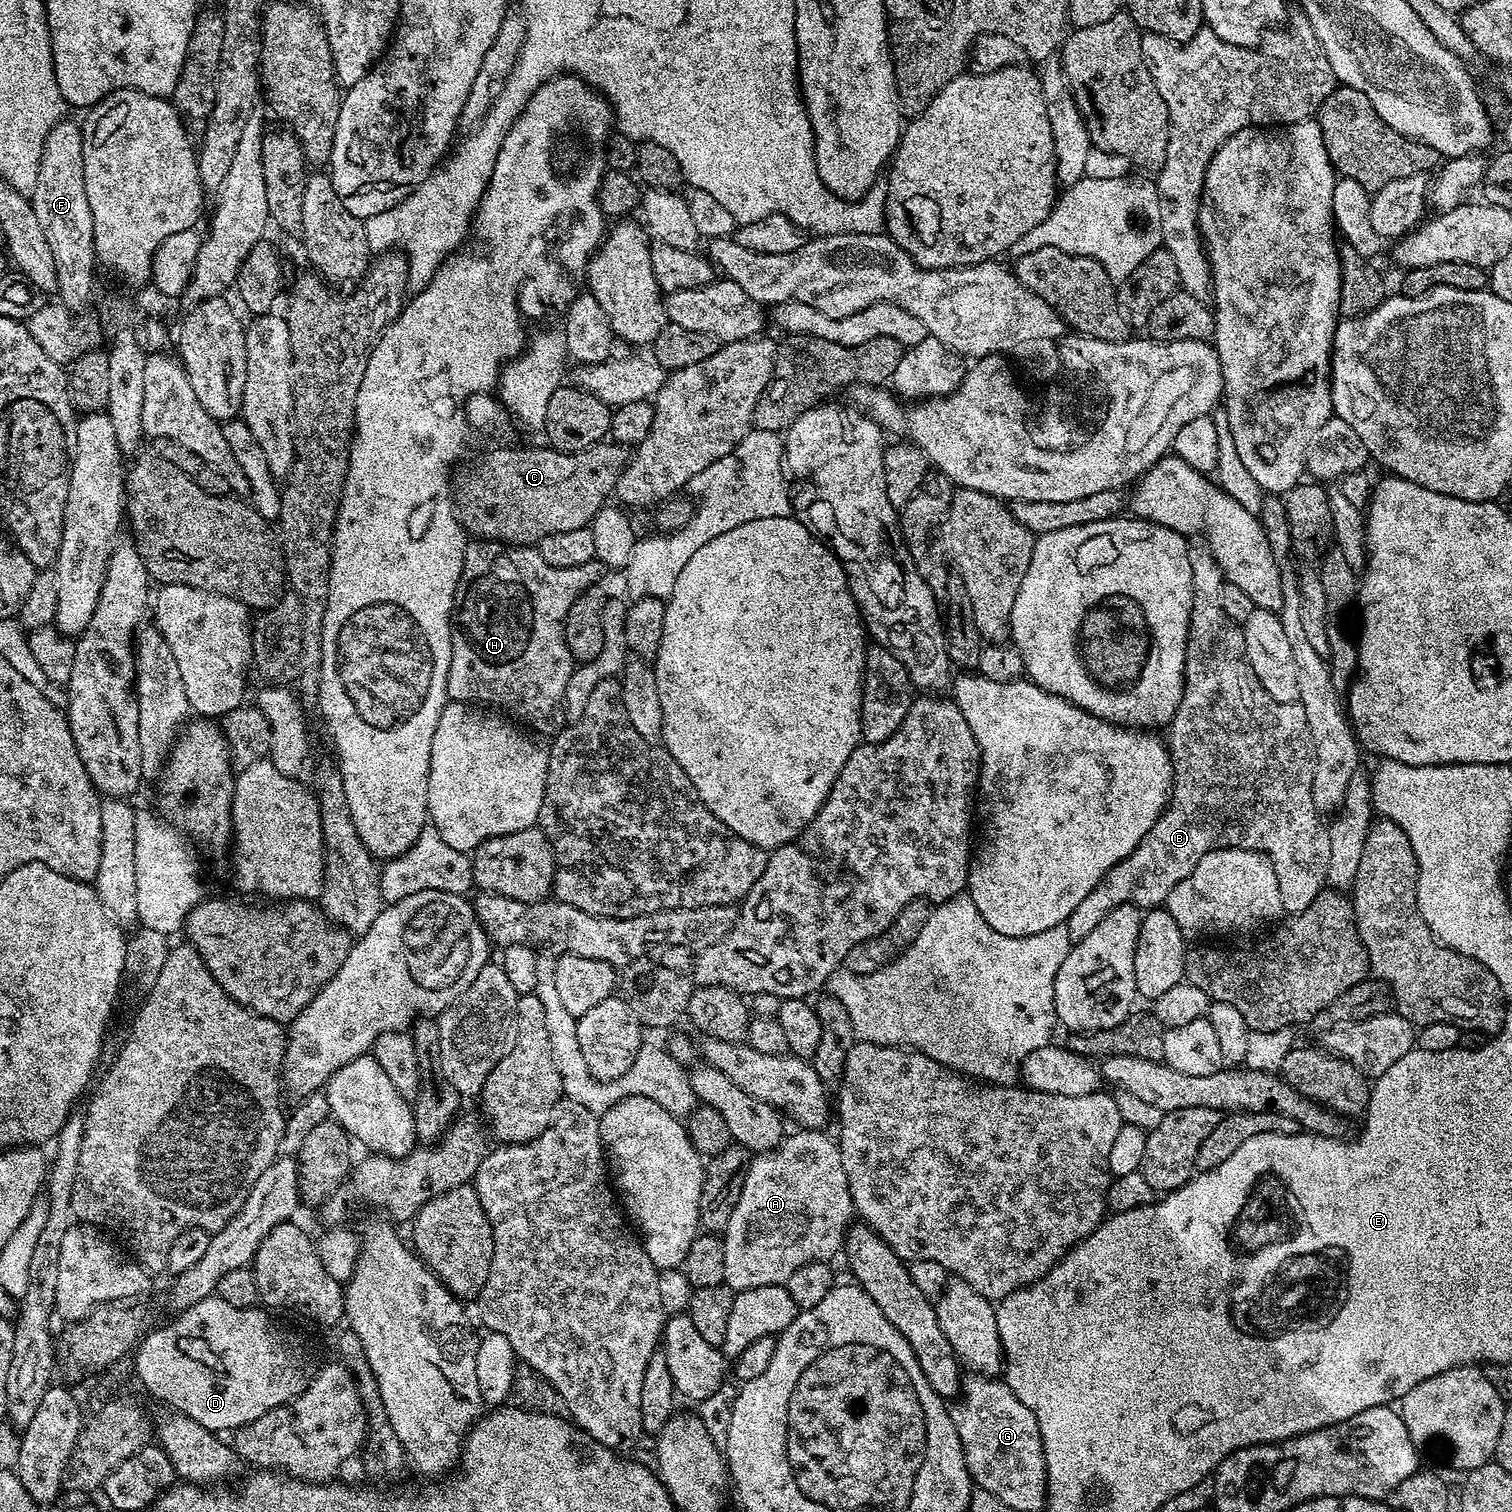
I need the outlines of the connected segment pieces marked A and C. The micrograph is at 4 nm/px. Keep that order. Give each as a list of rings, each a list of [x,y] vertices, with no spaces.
[[[824,1130],[795,1131],[789,1131],[768,1152],[753,1155],[746,1170],[746,1182],[742,1182],[742,1194],[738,1194],[738,1206],[734,1206],[734,1214],[730,1214],[730,1222],[723,1230],[726,1254],[724,1283],[735,1293],[754,1286],[787,1285],[790,1274],[794,1274],[798,1266],[806,1266],[815,1260],[831,1261],[831,1256],[843,1249],[853,1223],[850,1186],[846,1182],[846,1170],[842,1170],[839,1143],[833,1137],[831,1140]]]
[[[601,442],[590,446],[585,452],[559,452],[551,446],[543,447],[492,448],[482,453],[477,460],[465,459],[451,473],[454,503],[469,537],[477,540],[502,540],[513,546],[536,546],[548,534],[589,527],[594,514],[605,507],[607,500],[604,499],[615,493],[616,483],[630,455],[625,445],[615,442]]]

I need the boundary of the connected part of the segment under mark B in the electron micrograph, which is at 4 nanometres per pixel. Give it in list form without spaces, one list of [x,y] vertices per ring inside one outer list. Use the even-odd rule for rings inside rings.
[[[1196,542],[1188,544],[1192,609],[1190,610],[1188,645],[1186,646],[1186,662],[1184,663],[1184,693],[1172,723],[1166,728],[1166,733],[1168,732],[1166,743],[1168,752],[1172,755],[1172,795],[1168,797],[1164,812],[1158,818],[1158,822],[1154,822],[1154,826],[1146,834],[1146,838],[1142,838],[1138,847],[1126,858],[1122,858],[1122,862],[1118,862],[1118,866],[1114,866],[1105,874],[1102,882],[1098,882],[1098,886],[1094,886],[1094,890],[1090,890],[1090,894],[1086,894],[1086,898],[1082,898],[1082,902],[1078,902],[1078,906],[1074,906],[1074,914],[1070,914],[1070,918],[1066,921],[1070,930],[1070,938],[1074,942],[1086,938],[1086,934],[1090,934],[1090,930],[1094,930],[1094,926],[1098,926],[1098,922],[1102,922],[1102,918],[1106,918],[1106,914],[1110,914],[1110,910],[1114,910],[1118,906],[1134,904],[1141,910],[1161,907],[1167,901],[1170,890],[1174,890],[1174,886],[1178,886],[1178,882],[1182,882],[1182,878],[1186,878],[1186,874],[1190,874],[1190,870],[1194,870],[1194,866],[1198,866],[1198,862],[1202,862],[1202,858],[1216,848],[1254,850],[1267,856],[1269,862],[1274,866],[1274,874],[1278,874],[1278,886],[1282,890],[1285,913],[1295,914],[1306,910],[1306,906],[1310,906],[1310,902],[1314,902],[1314,898],[1318,898],[1318,894],[1326,887],[1328,867],[1330,866],[1330,838],[1328,837],[1328,824],[1325,817],[1314,806],[1314,798],[1312,797],[1314,762],[1316,760],[1312,756],[1312,739],[1310,738],[1310,726],[1306,722],[1306,710],[1302,710],[1299,702],[1294,704],[1276,702],[1274,698],[1270,698],[1268,691],[1260,685],[1254,670],[1248,664],[1243,627],[1237,621],[1229,618],[1226,610],[1222,610],[1220,586],[1225,583],[1224,571],[1218,566],[1218,562],[1207,544],[1194,543]]]

